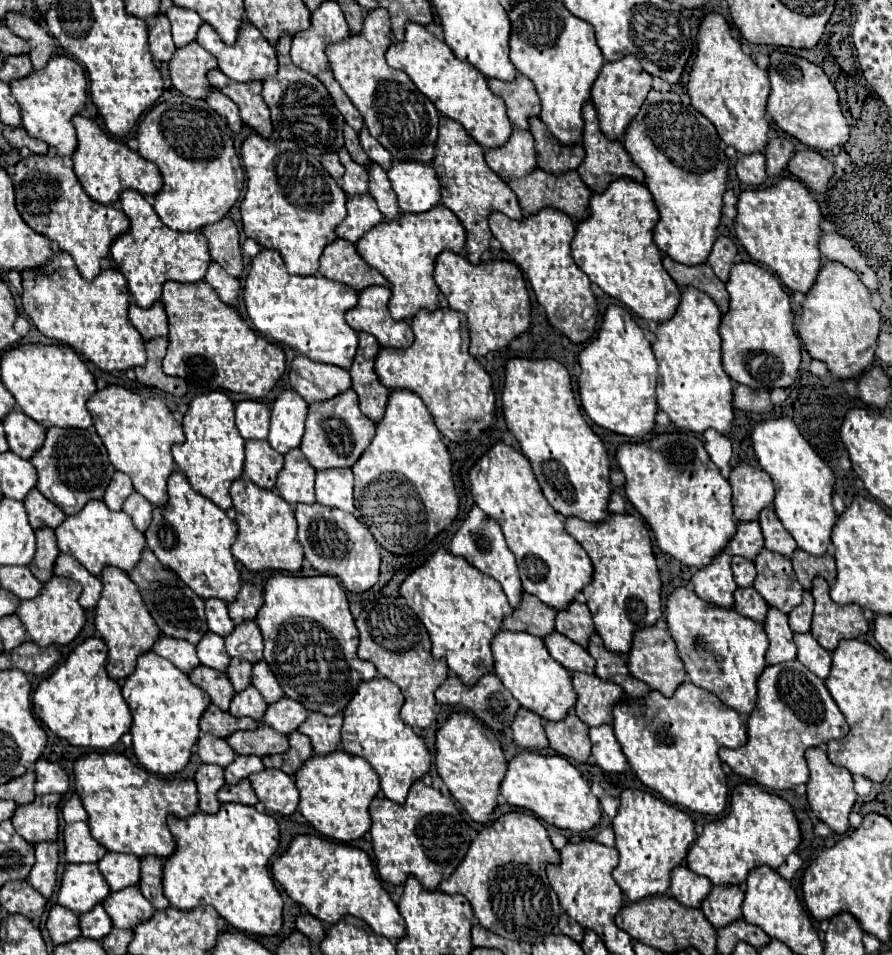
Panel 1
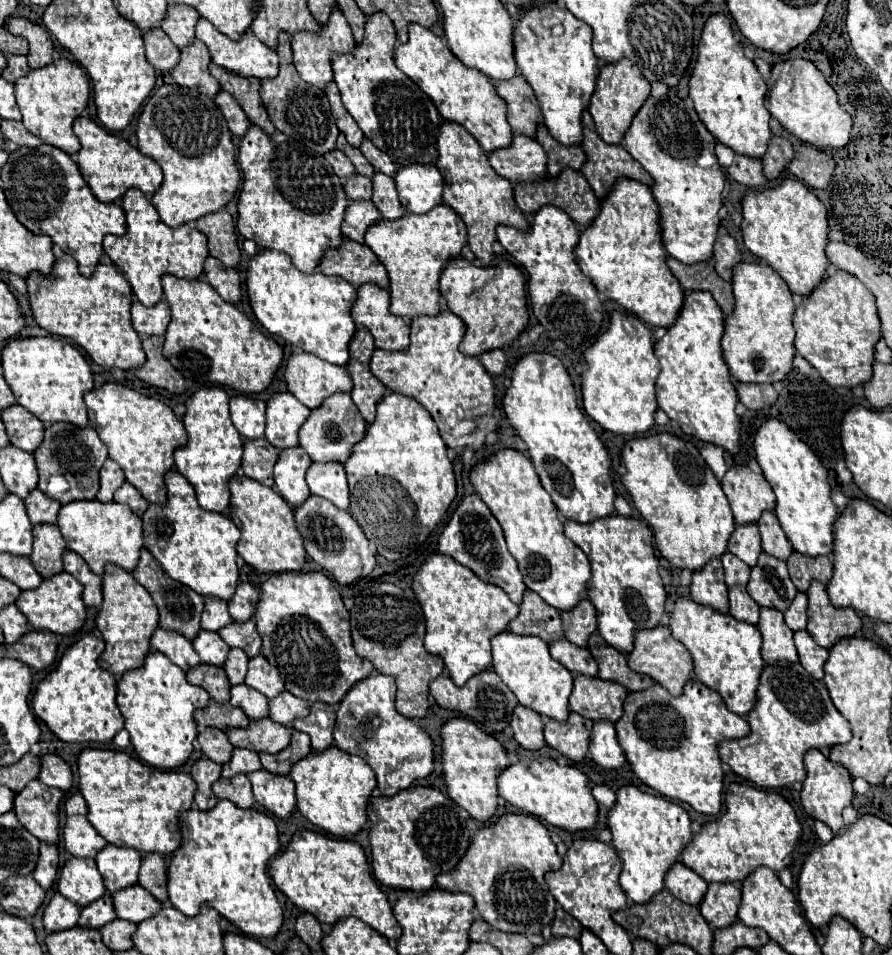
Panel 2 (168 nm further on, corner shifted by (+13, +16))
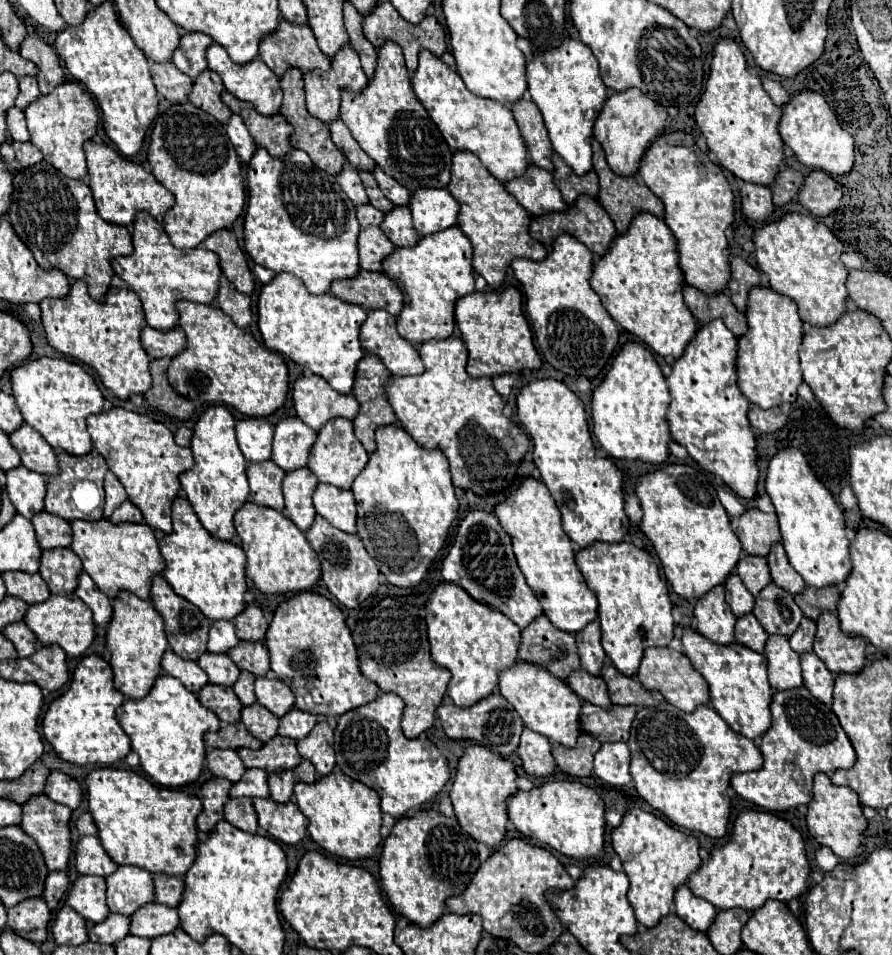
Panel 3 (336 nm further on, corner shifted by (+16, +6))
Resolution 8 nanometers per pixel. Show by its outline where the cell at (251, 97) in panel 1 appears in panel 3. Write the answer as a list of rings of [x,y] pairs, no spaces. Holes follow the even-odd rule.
[[[226,90],[222,92],[222,100],[234,114],[242,116],[244,124],[248,124],[248,132],[252,134],[254,142],[258,146],[266,148],[268,154],[284,156],[290,150],[288,136],[292,134],[292,126],[288,126],[288,122],[280,114],[262,116],[254,110],[254,106],[250,102],[238,100],[236,96],[232,96]]]

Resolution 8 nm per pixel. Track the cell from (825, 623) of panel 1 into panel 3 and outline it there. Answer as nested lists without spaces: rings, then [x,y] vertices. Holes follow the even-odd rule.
[[[832,612],[820,614],[816,620],[814,652],[834,674],[856,674],[864,666],[866,640],[860,636],[848,636],[840,630],[838,618]]]

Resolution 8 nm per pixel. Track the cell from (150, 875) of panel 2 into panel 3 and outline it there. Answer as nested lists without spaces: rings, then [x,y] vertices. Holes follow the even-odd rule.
[[[154,874],[154,902],[160,902],[164,906],[178,906],[182,890],[184,890],[182,878],[168,874]]]

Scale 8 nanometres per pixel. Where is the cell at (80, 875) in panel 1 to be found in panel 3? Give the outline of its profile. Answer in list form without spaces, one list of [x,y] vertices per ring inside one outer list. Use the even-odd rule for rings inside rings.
[[[82,874],[72,884],[72,888],[66,896],[66,904],[70,908],[74,908],[88,922],[98,924],[108,916],[108,906],[106,906],[106,894],[104,892],[106,892],[104,878]]]

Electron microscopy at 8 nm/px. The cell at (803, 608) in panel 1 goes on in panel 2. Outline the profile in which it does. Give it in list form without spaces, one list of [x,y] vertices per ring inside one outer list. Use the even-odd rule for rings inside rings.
[[[803,592],[795,596],[791,608],[785,612],[785,622],[793,632],[807,628],[807,596]]]

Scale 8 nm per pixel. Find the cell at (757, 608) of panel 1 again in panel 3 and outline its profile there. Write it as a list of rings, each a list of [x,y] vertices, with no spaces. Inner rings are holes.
[[[746,614],[744,618],[738,618],[738,622],[736,622],[736,642],[740,642],[740,644],[744,644],[744,646],[762,654],[766,638],[768,638],[768,634],[760,626],[760,622],[756,620],[754,614]]]

